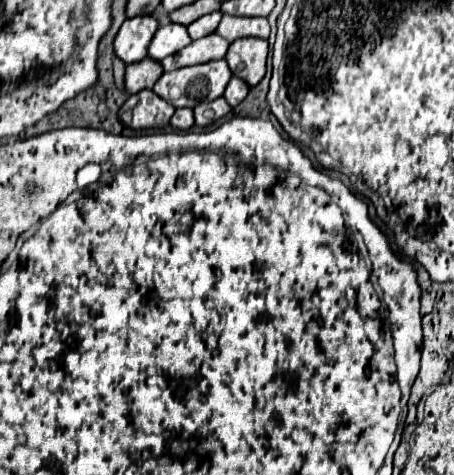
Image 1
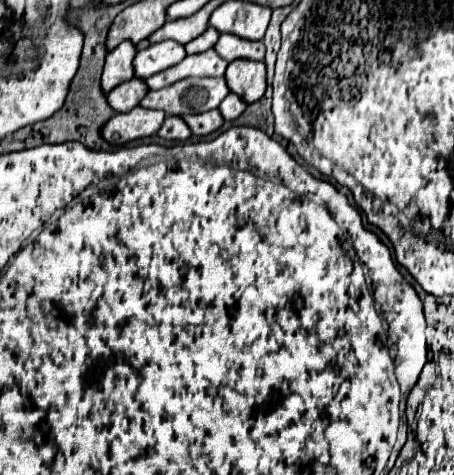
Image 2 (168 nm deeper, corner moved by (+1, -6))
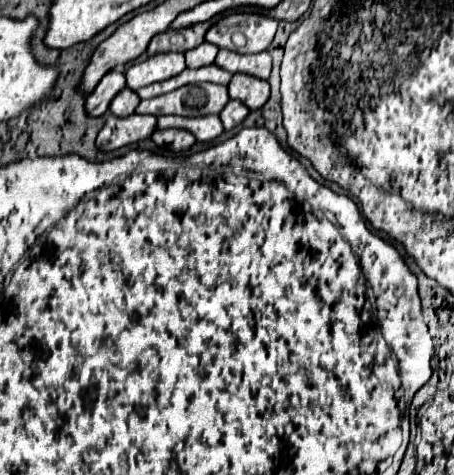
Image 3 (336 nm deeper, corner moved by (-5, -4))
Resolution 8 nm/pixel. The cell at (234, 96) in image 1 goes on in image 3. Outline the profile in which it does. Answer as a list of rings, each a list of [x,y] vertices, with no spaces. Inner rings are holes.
[[[230,100],[226,106],[224,106],[224,110],[220,112],[220,120],[222,120],[222,124],[224,124],[224,130],[232,130],[234,126],[238,126],[246,116],[248,116],[248,108],[242,104],[242,102],[238,102],[238,100]]]

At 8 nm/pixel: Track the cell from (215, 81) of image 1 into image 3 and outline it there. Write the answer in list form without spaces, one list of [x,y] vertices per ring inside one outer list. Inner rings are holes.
[[[190,84],[174,92],[142,100],[136,108],[136,114],[174,114],[174,116],[208,116],[220,114],[228,104],[228,88],[220,84]]]

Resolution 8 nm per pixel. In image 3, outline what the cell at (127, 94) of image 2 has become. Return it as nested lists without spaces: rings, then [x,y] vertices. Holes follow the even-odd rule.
[[[124,88],[124,90],[120,90],[120,92],[114,96],[114,100],[110,102],[110,112],[112,112],[114,116],[118,116],[118,118],[126,118],[126,116],[134,114],[134,110],[136,110],[138,104],[140,104],[138,94],[132,92],[132,90],[128,90],[128,88]]]

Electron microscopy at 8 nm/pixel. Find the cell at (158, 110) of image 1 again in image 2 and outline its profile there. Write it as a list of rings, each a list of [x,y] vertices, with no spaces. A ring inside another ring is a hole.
[[[136,106],[130,112],[120,112],[114,114],[108,124],[102,130],[102,136],[106,140],[110,140],[114,134],[120,136],[120,144],[138,140],[138,138],[146,138],[152,136],[160,130],[162,122],[164,122],[166,114],[162,110],[148,110],[142,106]]]

